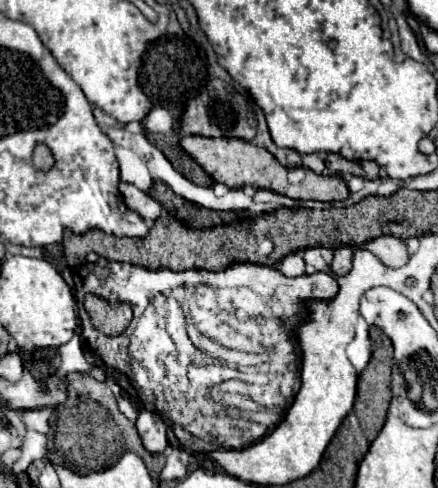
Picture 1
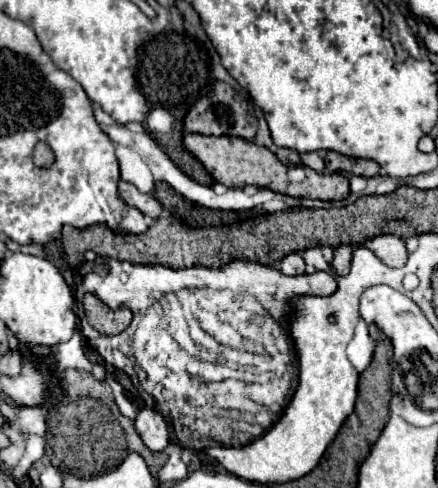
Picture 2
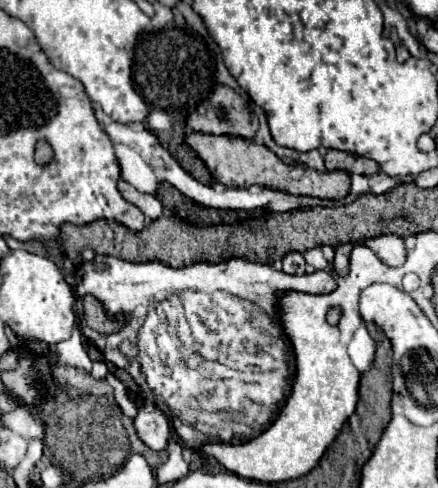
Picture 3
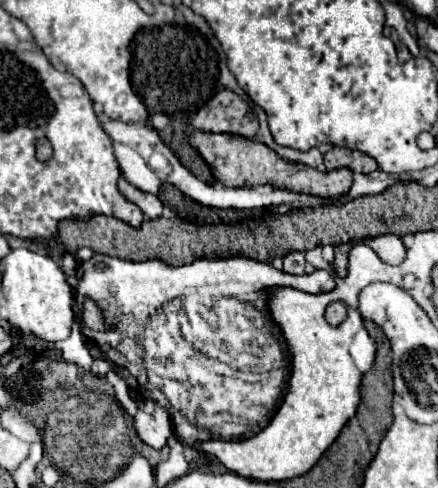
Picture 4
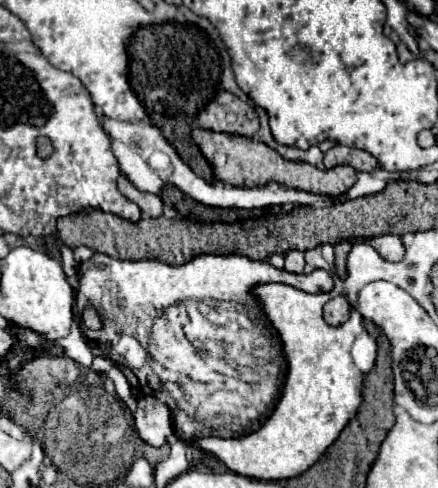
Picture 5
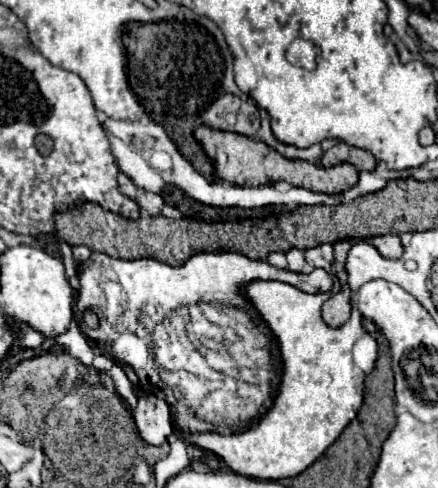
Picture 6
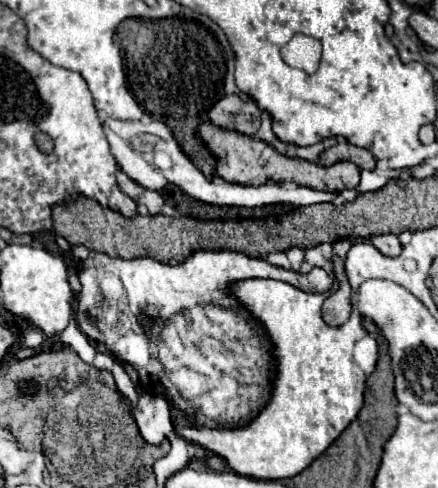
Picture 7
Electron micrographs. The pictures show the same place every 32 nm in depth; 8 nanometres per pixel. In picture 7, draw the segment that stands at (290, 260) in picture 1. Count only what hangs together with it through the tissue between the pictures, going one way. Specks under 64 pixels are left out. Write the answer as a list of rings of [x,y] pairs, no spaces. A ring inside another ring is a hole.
[[[290,248],[286,254],[288,254],[288,260],[290,260],[290,268],[294,272],[298,272],[300,264],[304,262],[304,250],[302,248]]]

